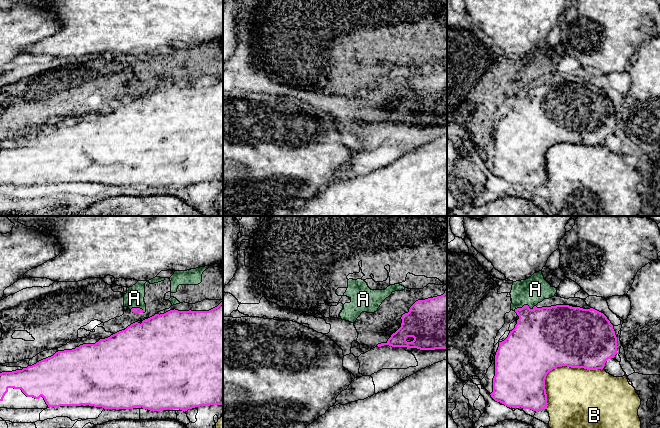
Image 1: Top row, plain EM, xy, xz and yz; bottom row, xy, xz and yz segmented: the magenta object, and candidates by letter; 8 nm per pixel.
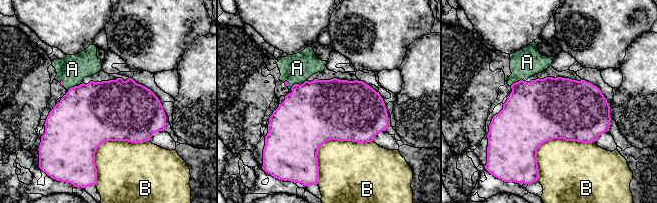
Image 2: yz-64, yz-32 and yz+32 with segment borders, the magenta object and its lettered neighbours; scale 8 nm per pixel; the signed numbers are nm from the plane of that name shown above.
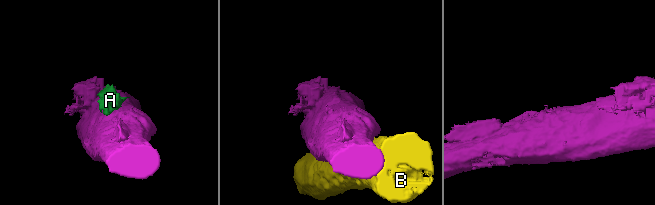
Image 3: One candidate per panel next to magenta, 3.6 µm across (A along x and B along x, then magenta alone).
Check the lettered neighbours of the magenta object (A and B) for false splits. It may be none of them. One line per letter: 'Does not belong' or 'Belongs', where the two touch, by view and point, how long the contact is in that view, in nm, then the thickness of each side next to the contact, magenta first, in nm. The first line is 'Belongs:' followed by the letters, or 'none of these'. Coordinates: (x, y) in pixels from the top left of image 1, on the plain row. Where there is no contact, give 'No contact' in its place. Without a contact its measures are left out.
Belongs: none of these
A: Does not belong. Touches magenta at yz (524, 81). Shared border 180 nm. Thickness 400 nm (magenta) against 220 nm
B: Does not belong. Touches magenta at yz (557, 142). Shared border 550 nm. Thickness 500 nm (magenta) against 420 nm

